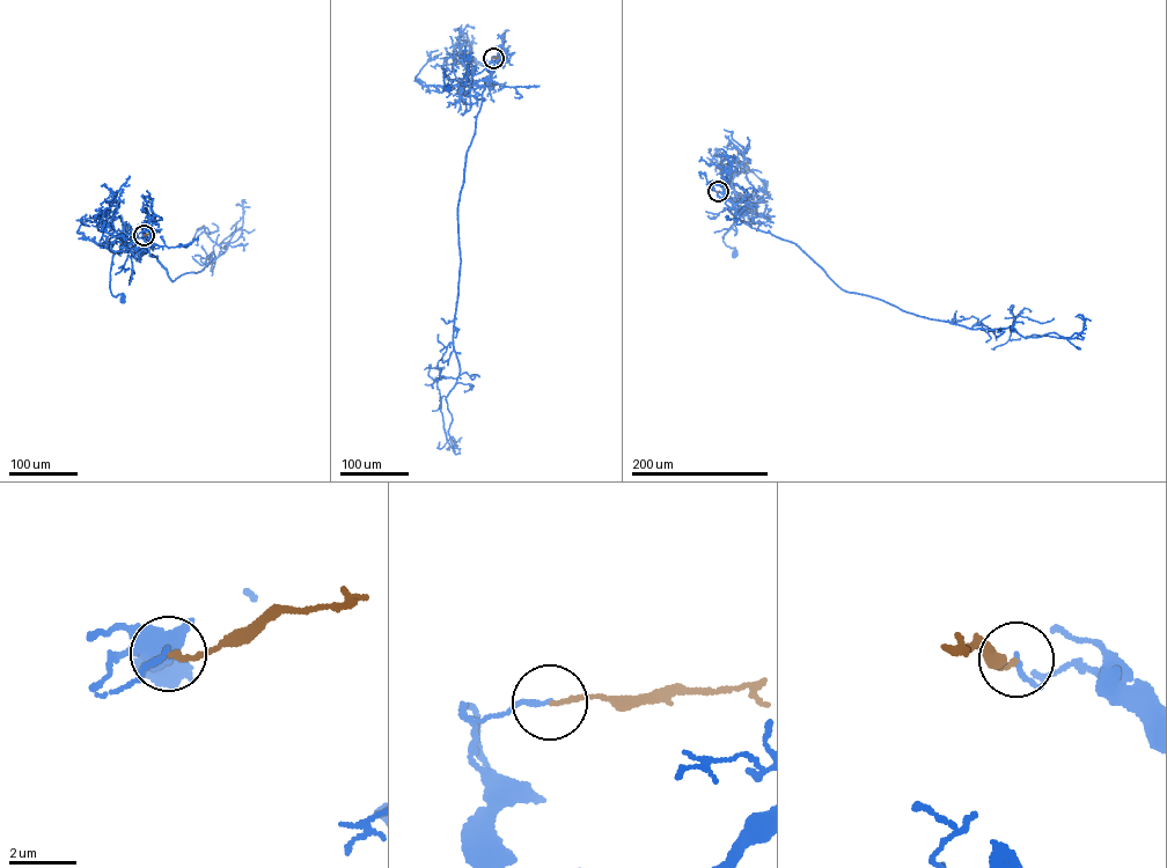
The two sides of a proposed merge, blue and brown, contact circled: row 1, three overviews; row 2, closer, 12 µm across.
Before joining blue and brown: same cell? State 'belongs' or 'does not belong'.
does not belong

